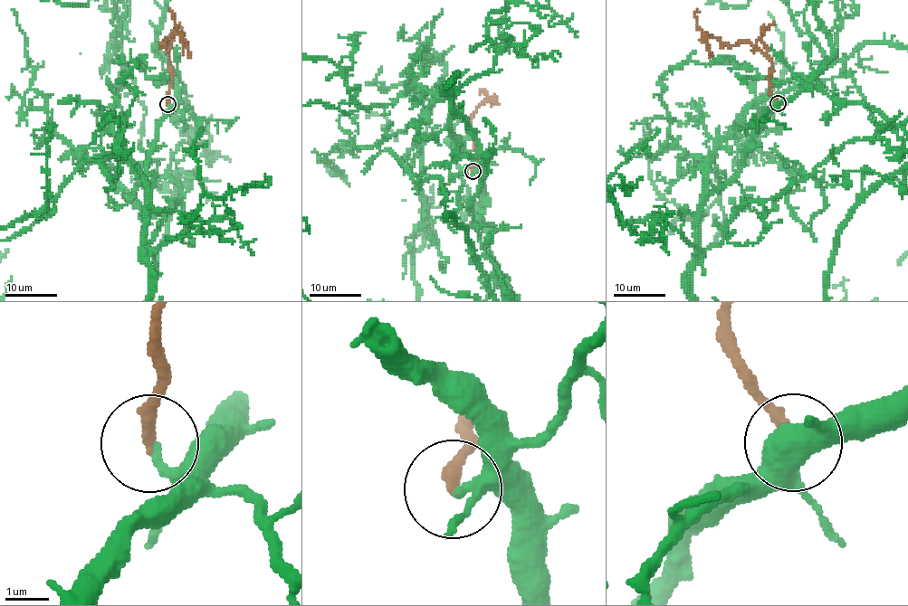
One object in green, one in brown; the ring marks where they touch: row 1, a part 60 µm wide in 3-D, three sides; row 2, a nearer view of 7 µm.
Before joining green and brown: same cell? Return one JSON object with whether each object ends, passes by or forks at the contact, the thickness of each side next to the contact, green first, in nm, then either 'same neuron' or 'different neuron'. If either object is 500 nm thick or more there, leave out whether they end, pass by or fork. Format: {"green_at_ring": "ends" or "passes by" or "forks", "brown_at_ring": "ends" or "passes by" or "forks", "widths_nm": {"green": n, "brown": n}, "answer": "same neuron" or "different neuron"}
{"green_at_ring": "passes by", "brown_at_ring": "ends", "widths_nm": {"green": 180, "brown": 280}, "answer": "same neuron"}

